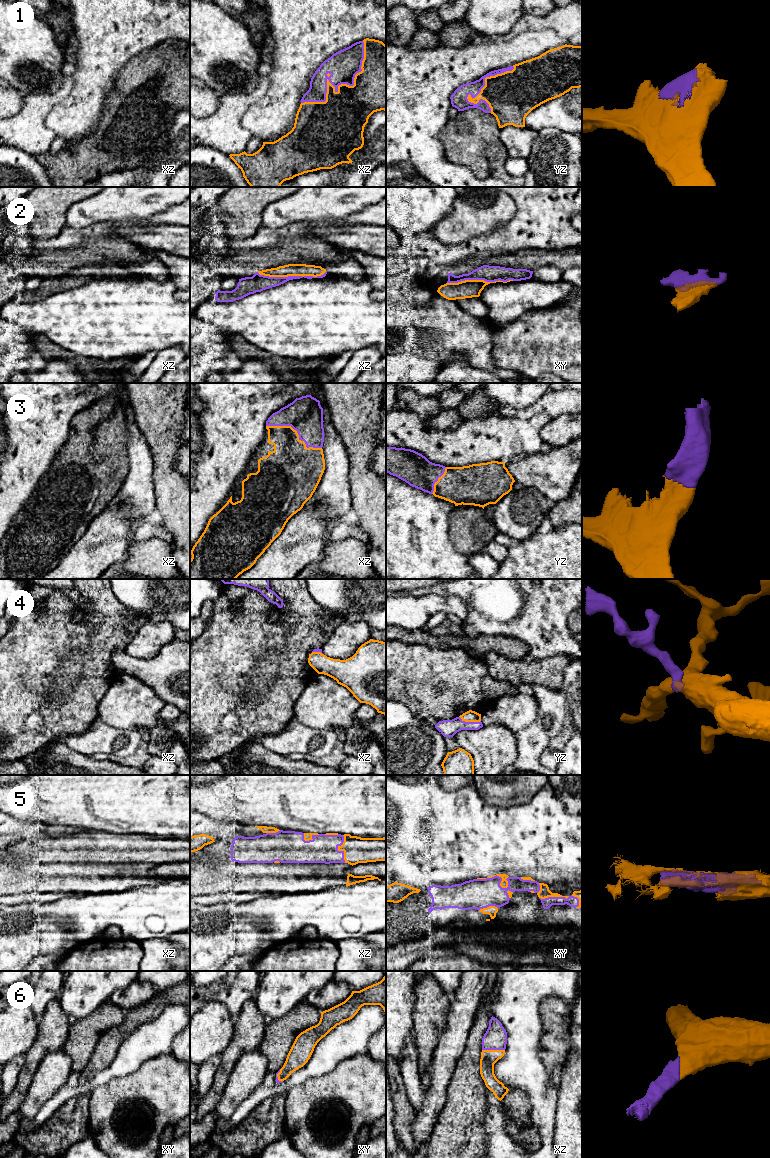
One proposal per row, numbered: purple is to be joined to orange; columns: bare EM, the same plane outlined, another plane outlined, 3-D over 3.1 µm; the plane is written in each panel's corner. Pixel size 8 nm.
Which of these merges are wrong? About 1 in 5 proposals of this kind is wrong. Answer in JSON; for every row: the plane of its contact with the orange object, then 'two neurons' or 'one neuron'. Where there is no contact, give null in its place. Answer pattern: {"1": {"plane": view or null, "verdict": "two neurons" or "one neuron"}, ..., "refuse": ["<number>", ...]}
{"1": {"plane": "xz", "verdict": "one neuron"}, "2": {"plane": "xz", "verdict": "one neuron"}, "3": {"plane": "xz", "verdict": "one neuron"}, "4": {"plane": "yz", "verdict": "one neuron"}, "5": {"plane": "xy", "verdict": "one neuron"}, "6": {"plane": "xz", "verdict": "one neuron"}, "refuse": []}

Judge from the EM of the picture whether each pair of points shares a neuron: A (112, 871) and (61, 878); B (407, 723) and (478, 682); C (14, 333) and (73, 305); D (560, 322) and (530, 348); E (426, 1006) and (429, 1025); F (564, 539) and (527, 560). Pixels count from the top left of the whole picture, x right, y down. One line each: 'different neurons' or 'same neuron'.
A: same neuron
B: different neurons
C: different neurons
D: same neuron
E: same neuron
F: same neuron

